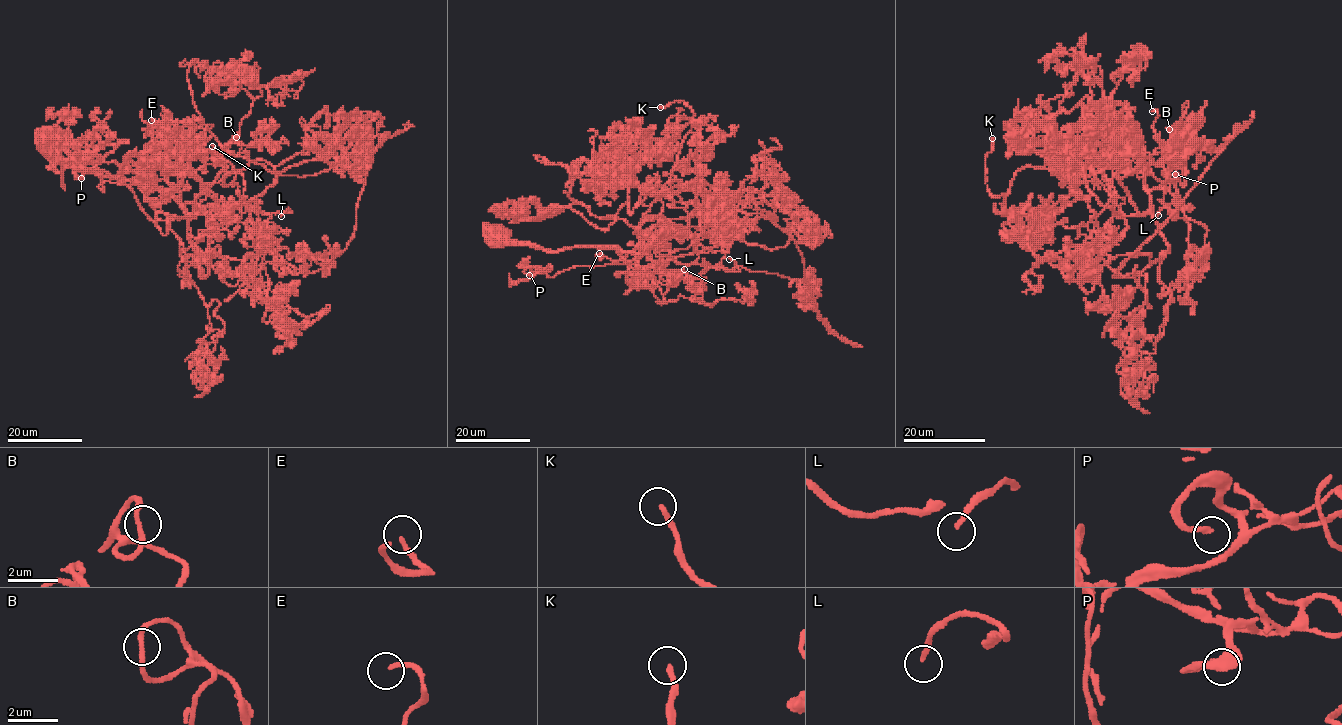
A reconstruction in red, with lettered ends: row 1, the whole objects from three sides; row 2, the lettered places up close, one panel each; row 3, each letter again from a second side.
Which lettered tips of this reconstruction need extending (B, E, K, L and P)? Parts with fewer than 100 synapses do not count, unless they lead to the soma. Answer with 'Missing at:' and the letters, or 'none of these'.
Missing at: E, L

